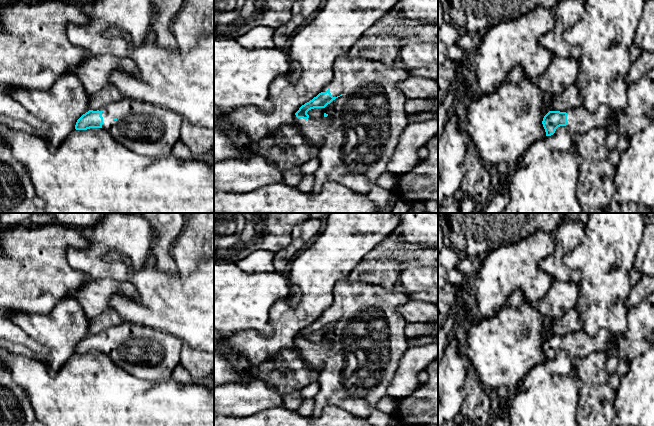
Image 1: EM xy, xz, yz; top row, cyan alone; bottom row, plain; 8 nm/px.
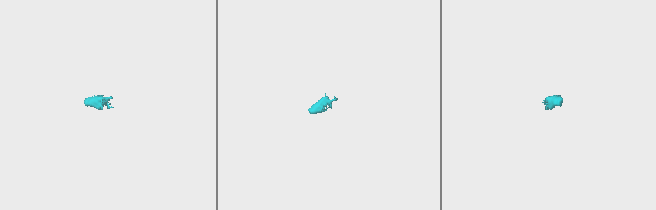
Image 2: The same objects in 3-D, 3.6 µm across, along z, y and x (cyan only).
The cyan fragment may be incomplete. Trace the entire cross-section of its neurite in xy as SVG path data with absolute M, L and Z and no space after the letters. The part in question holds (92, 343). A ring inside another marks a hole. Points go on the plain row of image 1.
M133 322L103 329L99 334L89 334L76 346L76 354L102 352L113 362L136 378L149 381L166 381L181 361L182 340L164 331Z

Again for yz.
M654 292L644 298L636 307L628 307L627 323L627 332L624 337L613 337L605 329L599 330L594 336L587 335L583 330L565 335L549 335L542 345L546 360L553 359L560 350L565 350L572 359L585 358L593 352L607 354L608 343L613 341L617 346L619 359L631 362L633 358L642 354L649 347L649 339L654 333Z

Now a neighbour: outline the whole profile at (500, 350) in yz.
M518 289L511 294L498 314L471 323L461 333L460 350L468 367L487 391L514 388L530 369L546 361L542 345L549 336L550 322L551 319L543 316Z

